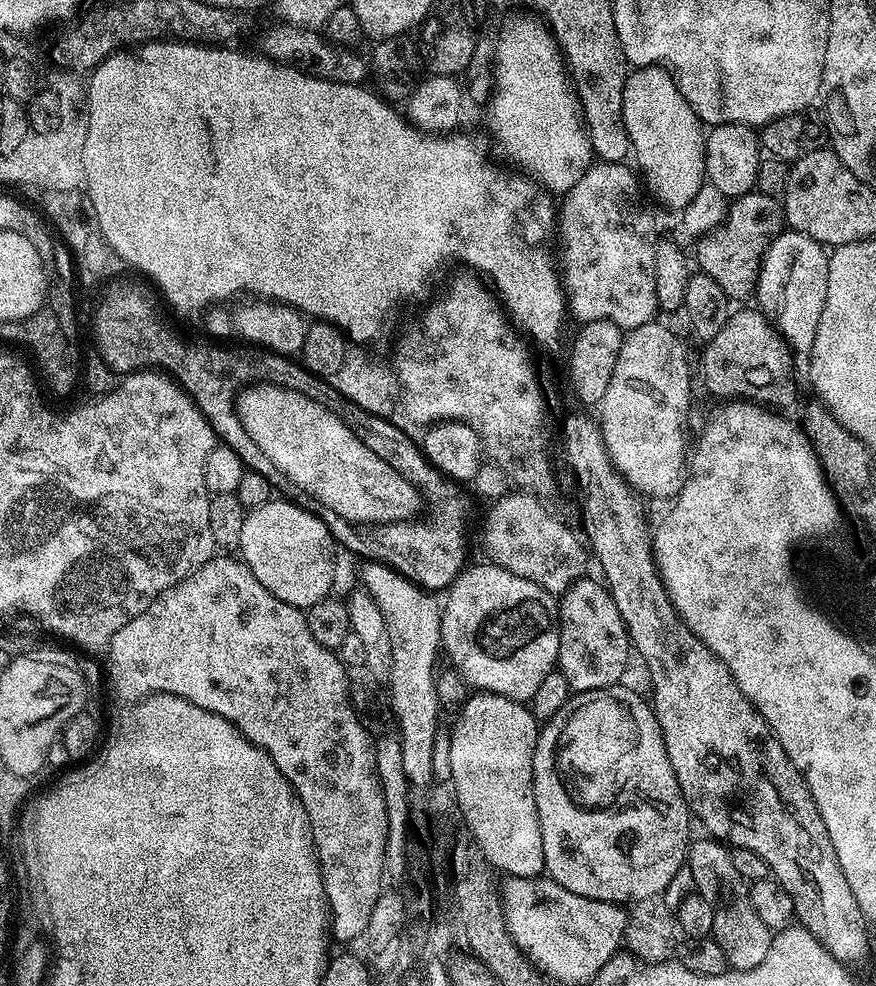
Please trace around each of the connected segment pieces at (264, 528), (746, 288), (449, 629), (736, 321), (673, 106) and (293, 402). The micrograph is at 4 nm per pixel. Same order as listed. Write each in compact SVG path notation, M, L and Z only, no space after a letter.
M273 498L266 506L258 506L251 509L244 517L242 526L241 542L238 547L239 555L242 557L249 570L282 602L301 610L307 610L315 606L320 600L329 599L332 588L332 579L336 576L336 556L332 553L334 541L330 530L323 524L315 511L299 508L288 500Z
M757 190L748 192L744 196L737 196L727 205L727 212L724 215L724 220L695 241L695 267L697 264L697 266L700 267L697 269L699 269L703 275L714 278L714 282L718 282L718 286L722 286L722 290L733 301L744 300L747 296L749 299L749 297L755 293L756 280L760 277L760 263L764 261L766 250L772 244L772 239L780 235L781 231L782 208L778 203L777 197L767 196Z
M491 562L465 567L451 581L448 597L442 600L440 617L444 619L444 635L456 662L461 663L464 675L475 681L482 690L521 702L531 701L538 685L546 674L557 671L558 646L560 645L560 605L557 597L542 586L518 577L510 570Z
M752 308L733 311L726 326L722 326L722 330L703 345L704 357L700 360L700 368L698 364L698 372L704 375L706 387L724 396L731 394L731 384L740 388L752 384L756 393L750 396L751 403L784 410L780 408L788 408L796 400L796 380L792 377L793 353L787 340L772 327L772 321L763 312Z
M659 66L632 68L626 78L626 90L622 94L622 118L634 160L636 156L635 167L647 191L648 188L652 191L658 203L675 210L683 209L706 183L706 132L696 111L678 90L672 73Z
M276 384L252 386L245 389L238 398L238 415L244 429L278 471L284 474L293 489L301 488L313 496L316 504L329 507L336 514L355 526L375 526L386 523L411 521L420 515L422 497L420 489L414 487L398 470L390 466L378 454L370 450L346 426L342 417L330 411L326 406L306 394L289 388L280 388Z

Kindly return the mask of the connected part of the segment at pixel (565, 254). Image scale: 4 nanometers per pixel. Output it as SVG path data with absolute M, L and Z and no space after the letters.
M624 162L593 163L586 174L574 182L574 186L563 197L564 204L562 200L558 208L558 234L562 239L562 279L571 315L576 315L580 322L609 320L621 330L651 324L658 316L654 290L654 254L658 243L656 220L640 197L642 184L637 173L631 167L628 169L628 166Z

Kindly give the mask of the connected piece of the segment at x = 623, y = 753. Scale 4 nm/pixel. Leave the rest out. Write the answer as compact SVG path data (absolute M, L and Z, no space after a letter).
M624 687L599 688L569 695L566 706L562 706L562 710L558 710L558 714L551 716L539 729L534 750L534 802L538 806L538 822L542 830L544 872L554 882L566 886L566 890L574 894L582 894L582 898L605 900L619 905L642 902L638 900L648 900L651 896L666 891L671 886L672 879L685 867L690 843L690 835L688 836L690 809L678 786L674 766L670 766L670 758L666 754L666 742L656 721L656 713L652 711L651 703L645 697L643 700L638 693Z

